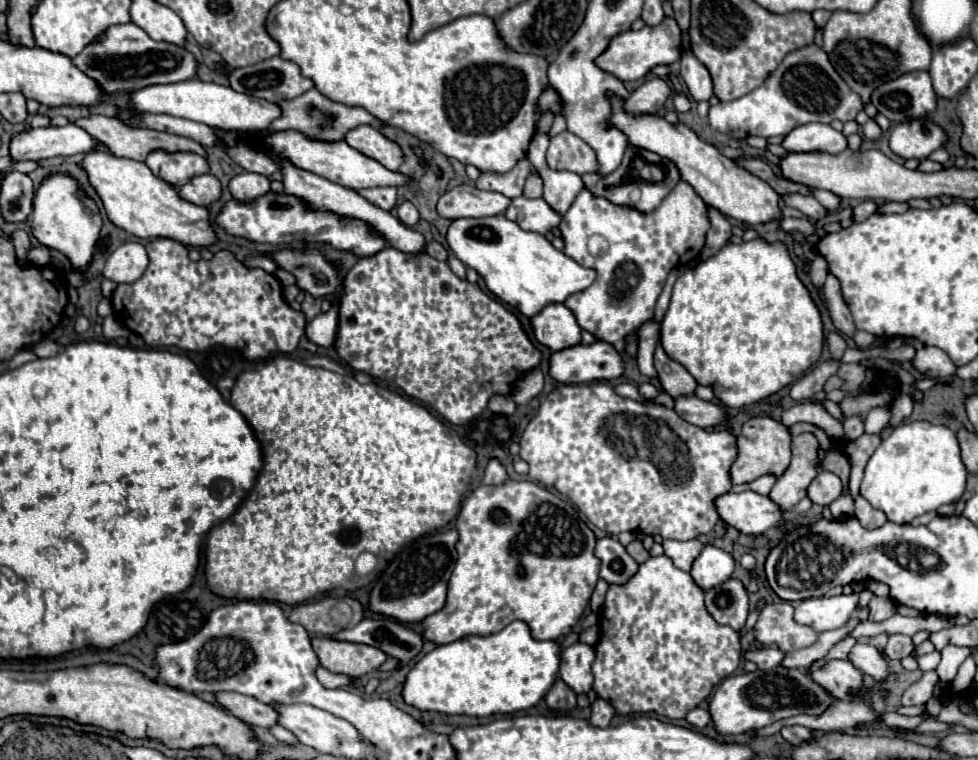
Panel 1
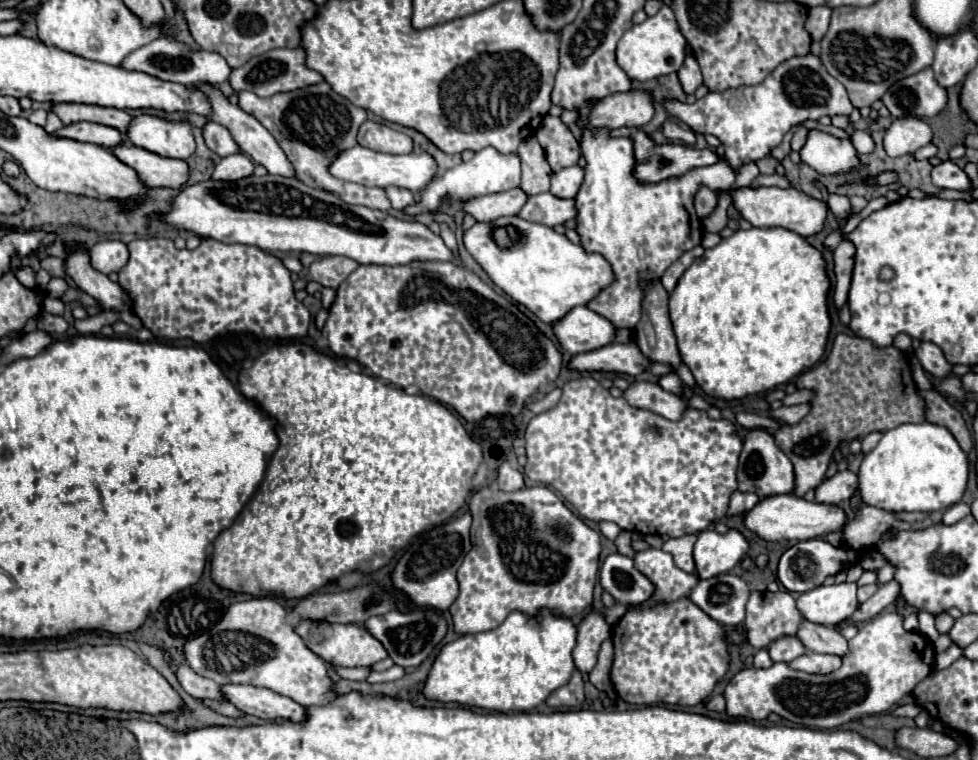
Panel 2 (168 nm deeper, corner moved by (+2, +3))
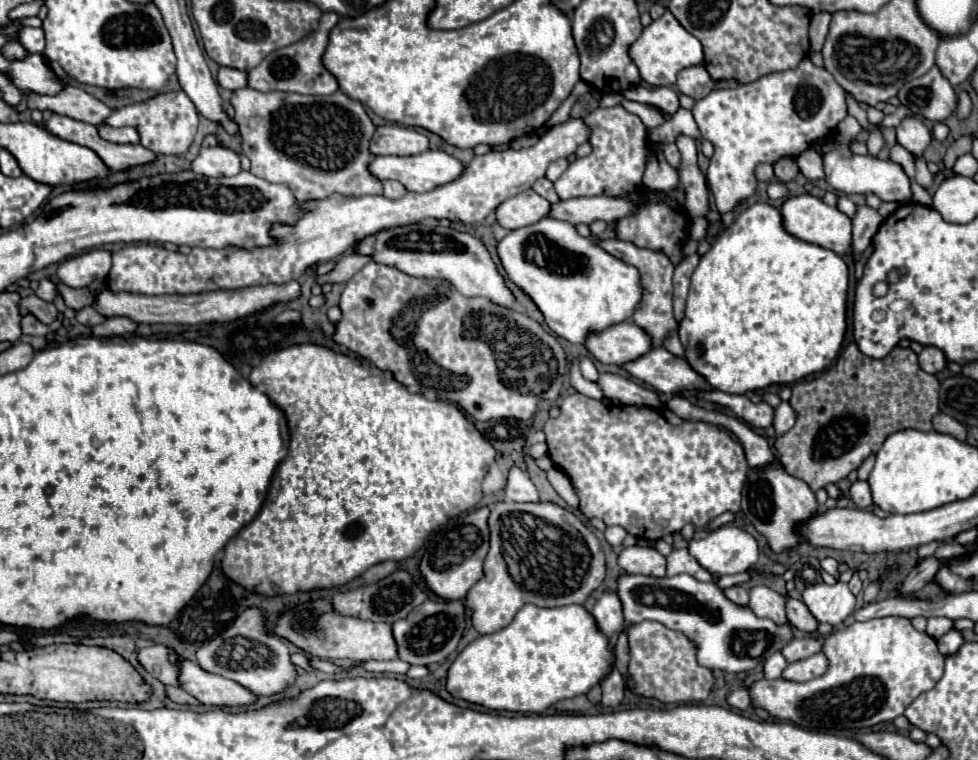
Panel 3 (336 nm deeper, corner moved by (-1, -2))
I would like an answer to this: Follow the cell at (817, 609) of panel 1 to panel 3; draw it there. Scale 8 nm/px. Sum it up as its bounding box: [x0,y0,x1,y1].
[803,583,855,625]

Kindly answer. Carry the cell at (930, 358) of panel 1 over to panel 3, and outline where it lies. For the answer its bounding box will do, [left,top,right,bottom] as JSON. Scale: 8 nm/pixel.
[919,347,947,375]

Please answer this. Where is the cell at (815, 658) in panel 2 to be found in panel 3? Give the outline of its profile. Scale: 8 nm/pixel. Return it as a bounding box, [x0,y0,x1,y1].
[783,651,829,681]

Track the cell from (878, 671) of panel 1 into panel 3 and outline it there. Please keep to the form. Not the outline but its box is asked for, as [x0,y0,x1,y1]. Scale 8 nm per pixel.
[787,597,817,633]

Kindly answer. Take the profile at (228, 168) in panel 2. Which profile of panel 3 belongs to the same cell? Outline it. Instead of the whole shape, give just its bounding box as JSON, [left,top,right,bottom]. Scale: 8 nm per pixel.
[193,147,241,177]

